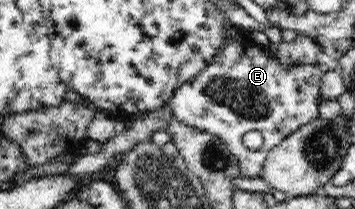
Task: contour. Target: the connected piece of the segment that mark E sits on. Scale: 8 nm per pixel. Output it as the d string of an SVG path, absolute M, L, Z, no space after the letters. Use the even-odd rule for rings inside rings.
M230 38L221 49L218 49L218 56L214 57L210 65L206 65L206 69L202 69L194 79L174 89L168 105L180 123L197 131L211 133L225 143L231 155L238 161L240 176L258 178L261 176L267 153L272 148L277 147L302 125L310 124L314 119L321 117L318 103L320 103L320 85L324 73L316 65L292 65L290 68L282 68L269 50L260 49L249 38L242 40ZM248 131L260 131L262 134L263 143L259 149L252 150L242 142L242 137Z

